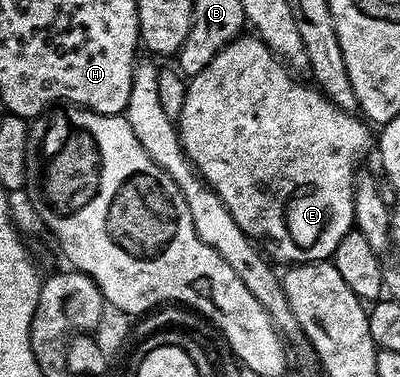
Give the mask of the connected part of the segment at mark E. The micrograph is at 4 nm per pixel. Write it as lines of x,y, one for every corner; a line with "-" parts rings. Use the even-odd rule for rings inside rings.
247,33
242,37
226,43
221,50
201,69
201,73
190,76
187,92
185,93
185,105
181,107
181,113
177,120
179,140
183,146
183,152
187,154
187,160
199,175
214,189
217,197
229,209
233,221
250,239
276,264
294,265
296,263
318,263
332,258
341,245
341,237
349,233
355,226
354,221
354,181
358,164
367,151
367,146
372,146
373,135
367,132
368,124
358,114
350,111
343,111
337,104
331,102
318,87
302,83
301,78
296,77
289,70
287,63
279,58
254,34

